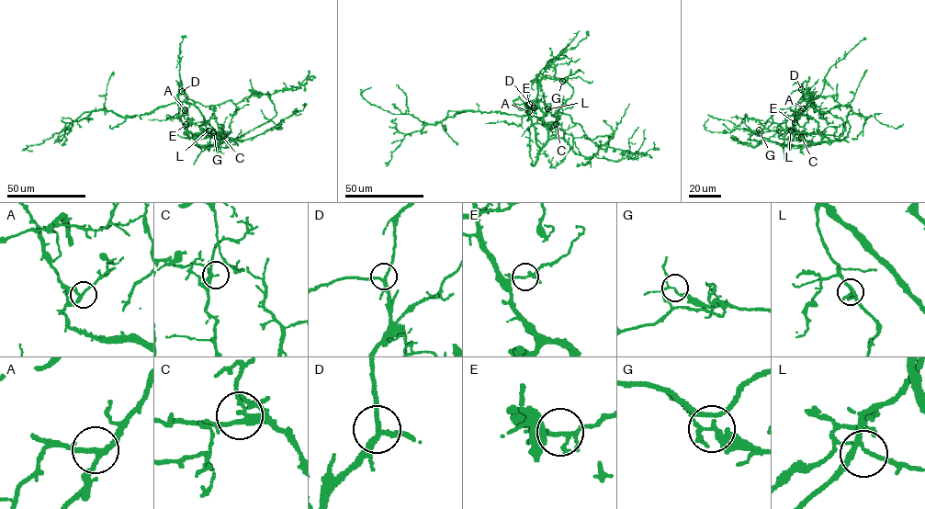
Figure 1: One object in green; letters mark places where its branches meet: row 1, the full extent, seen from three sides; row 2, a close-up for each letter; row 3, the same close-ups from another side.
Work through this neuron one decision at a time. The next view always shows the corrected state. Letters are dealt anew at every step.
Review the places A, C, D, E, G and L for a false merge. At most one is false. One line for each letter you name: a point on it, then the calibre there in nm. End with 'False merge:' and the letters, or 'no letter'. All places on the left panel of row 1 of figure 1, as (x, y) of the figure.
G: Place: (213, 132). Thickness 120 nm
False merge: G

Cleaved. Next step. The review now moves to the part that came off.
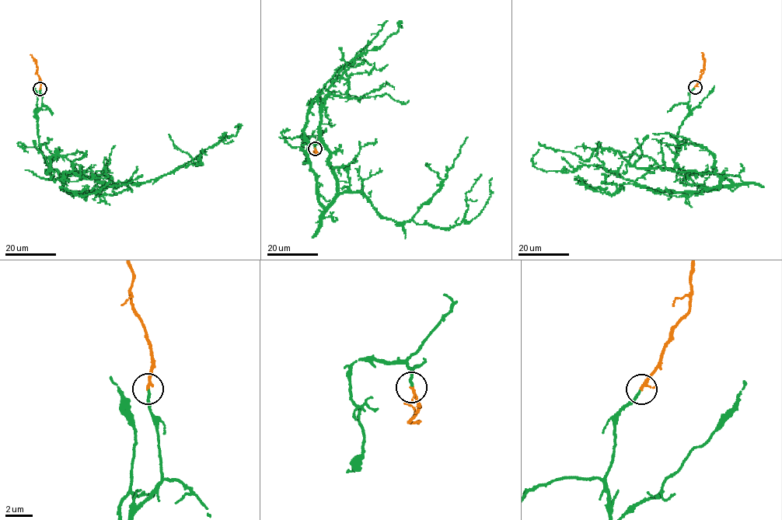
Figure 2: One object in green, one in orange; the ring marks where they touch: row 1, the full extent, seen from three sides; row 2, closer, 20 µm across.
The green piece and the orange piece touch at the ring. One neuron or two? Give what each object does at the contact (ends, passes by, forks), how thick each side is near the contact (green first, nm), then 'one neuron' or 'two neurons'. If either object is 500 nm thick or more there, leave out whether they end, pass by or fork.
green ends; orange ends; calibres 170 and 220 nm; one neuron

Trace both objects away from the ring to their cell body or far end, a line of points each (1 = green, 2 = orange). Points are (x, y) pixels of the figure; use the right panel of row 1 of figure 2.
1: (694, 87), (675, 162), (731, 185), (659, 191), (597, 165), (544, 171), (531, 160), (539, 150)
2: (694, 87), (703, 72), (702, 52)

